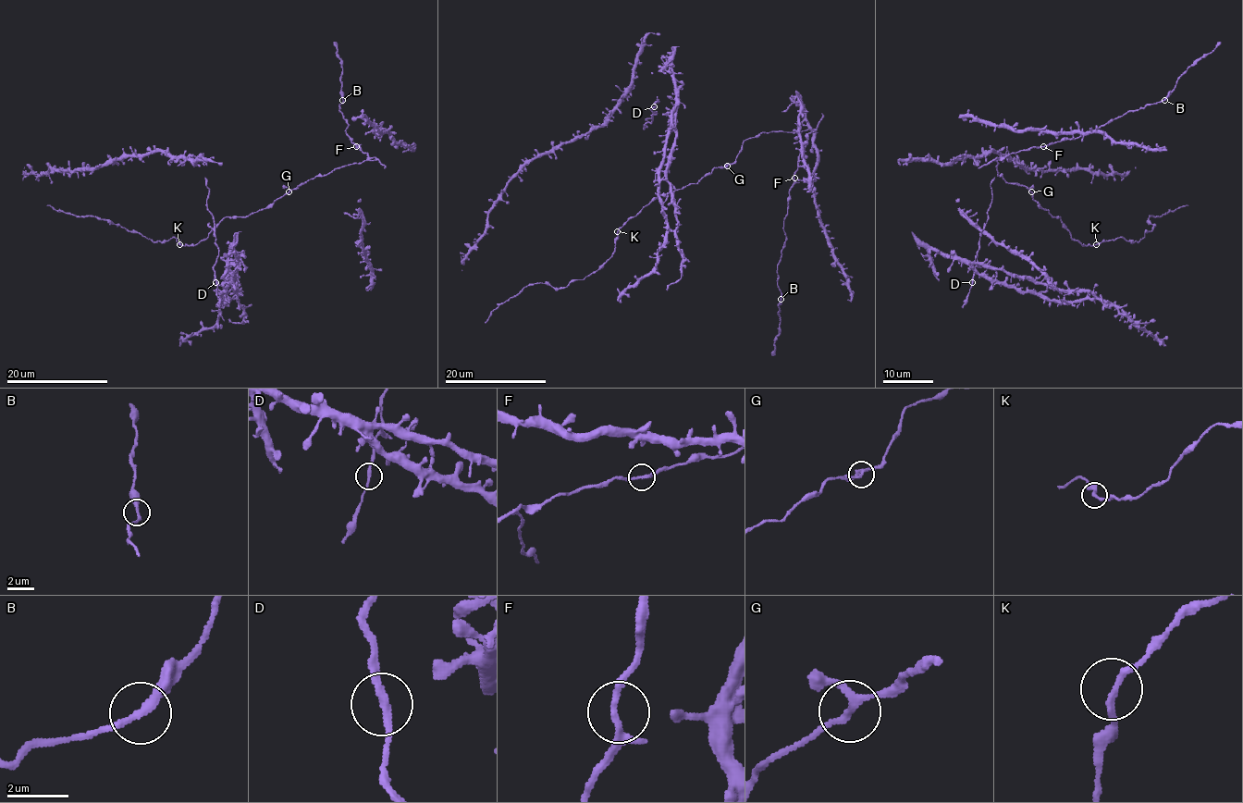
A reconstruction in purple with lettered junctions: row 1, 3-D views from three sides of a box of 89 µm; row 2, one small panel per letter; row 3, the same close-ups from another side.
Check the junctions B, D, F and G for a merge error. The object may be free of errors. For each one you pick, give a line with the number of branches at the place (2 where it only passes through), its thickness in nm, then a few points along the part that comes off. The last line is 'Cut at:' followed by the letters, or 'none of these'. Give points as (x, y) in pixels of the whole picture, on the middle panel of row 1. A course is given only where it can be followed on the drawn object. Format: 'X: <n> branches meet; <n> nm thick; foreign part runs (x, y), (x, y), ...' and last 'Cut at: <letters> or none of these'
Cut at: none of these

